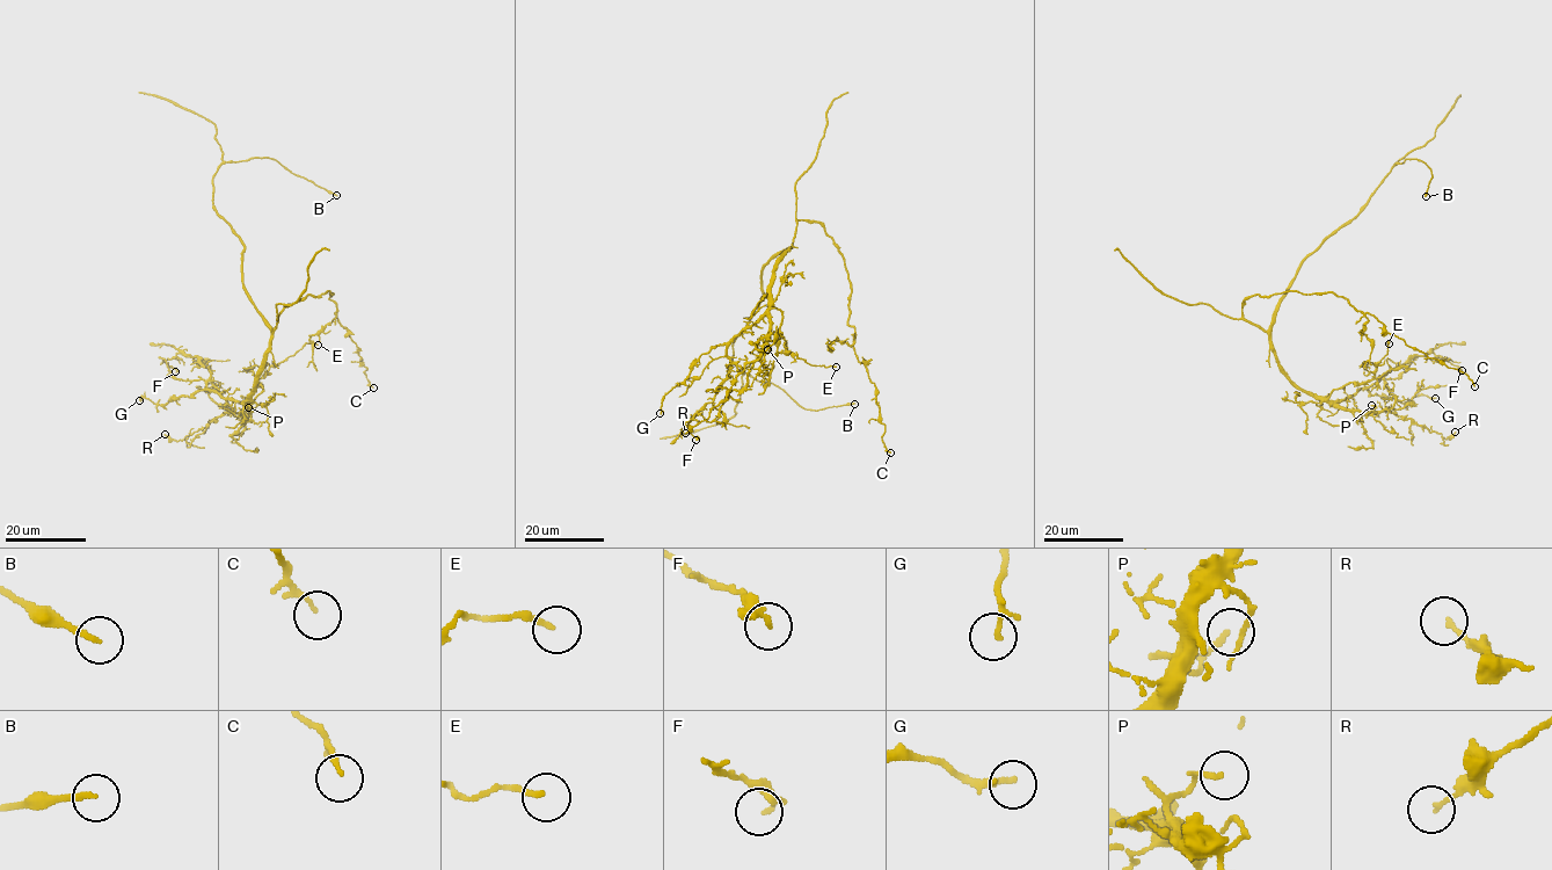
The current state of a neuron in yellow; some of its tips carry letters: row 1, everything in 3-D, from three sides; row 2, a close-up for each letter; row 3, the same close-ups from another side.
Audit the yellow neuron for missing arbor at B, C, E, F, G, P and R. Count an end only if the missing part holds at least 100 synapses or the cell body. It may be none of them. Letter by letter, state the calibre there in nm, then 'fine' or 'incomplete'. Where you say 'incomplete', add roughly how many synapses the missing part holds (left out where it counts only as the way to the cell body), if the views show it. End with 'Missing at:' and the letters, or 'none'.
B: 180 nm thick; fine
C: 130 nm thick; fine
E: 150 nm thick; fine
F: 180 nm thick; fine
G: 200 nm thick; fine
P: 150 nm thick; fine
R: 110 nm thick; fine
Missing at: none

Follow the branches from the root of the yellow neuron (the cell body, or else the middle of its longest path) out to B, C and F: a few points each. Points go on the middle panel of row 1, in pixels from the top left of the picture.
B: (786, 251), (762, 268), (763, 298), (733, 342), (733, 361), (755, 378), (777, 385), (804, 408), (854, 404)
C: (786, 251), (796, 222), (814, 220), (842, 256), (854, 353), (875, 388), (881, 440), (890, 452)
F: (786, 251), (791, 249), (773, 272), (767, 310), (733, 340), (727, 378), (685, 423), (696, 440)

